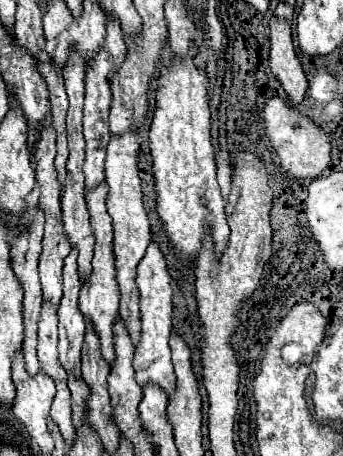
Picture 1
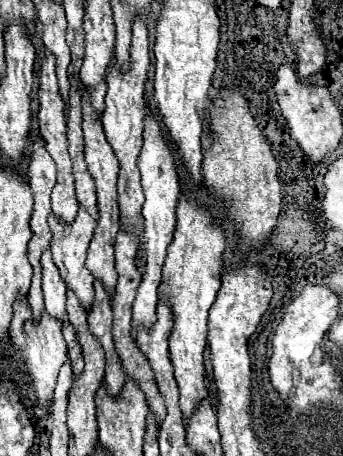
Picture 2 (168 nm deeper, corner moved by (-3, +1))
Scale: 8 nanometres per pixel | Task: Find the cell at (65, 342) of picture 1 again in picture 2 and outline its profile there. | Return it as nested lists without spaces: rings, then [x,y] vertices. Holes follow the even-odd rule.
[[[80,208],[76,214],[76,220],[72,224],[68,224],[68,228],[64,228],[64,224],[60,224],[60,220],[56,220],[56,216],[52,216],[52,214],[48,216],[48,224],[52,230],[50,246],[52,246],[52,254],[54,254],[54,264],[58,266],[60,276],[64,278],[66,286],[76,292],[76,296],[84,304],[84,308],[90,308],[92,296],[94,296],[94,276],[86,268],[86,250],[94,236],[96,220],[92,220],[92,216],[88,216],[88,212],[84,212],[84,208]]]

